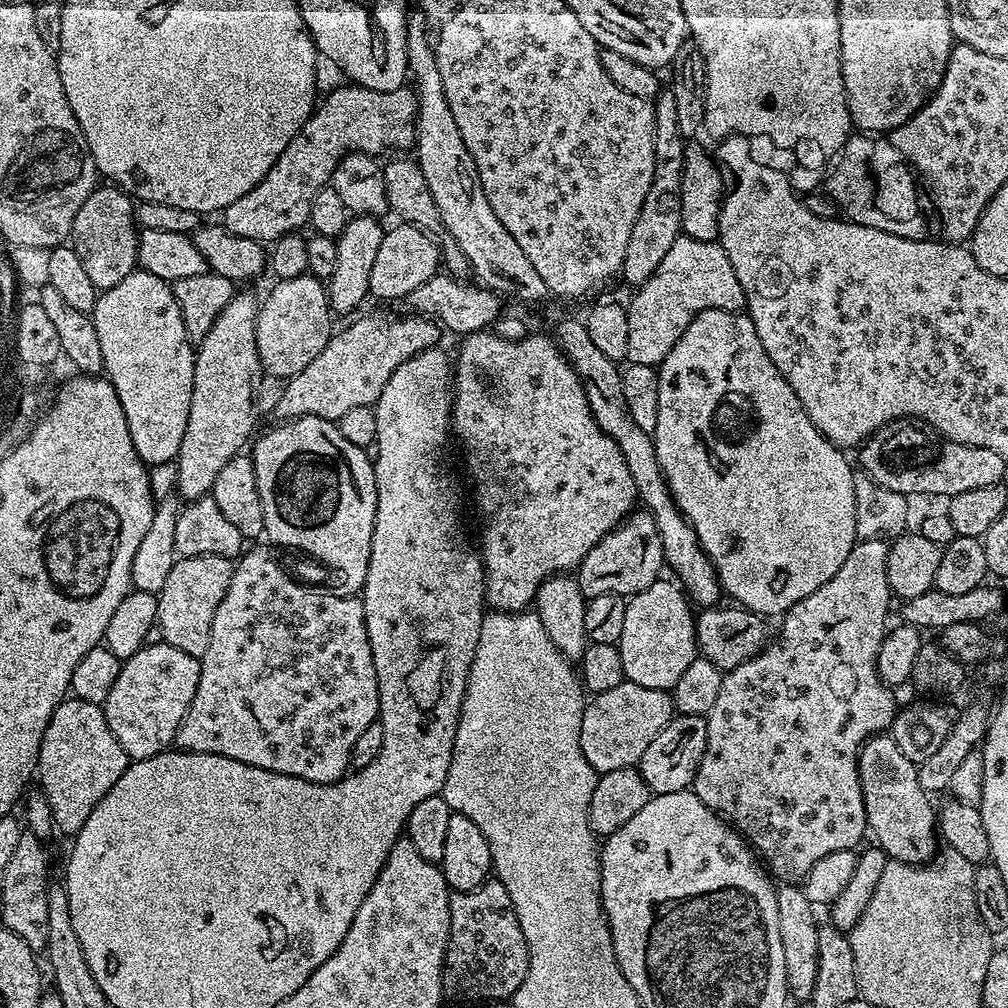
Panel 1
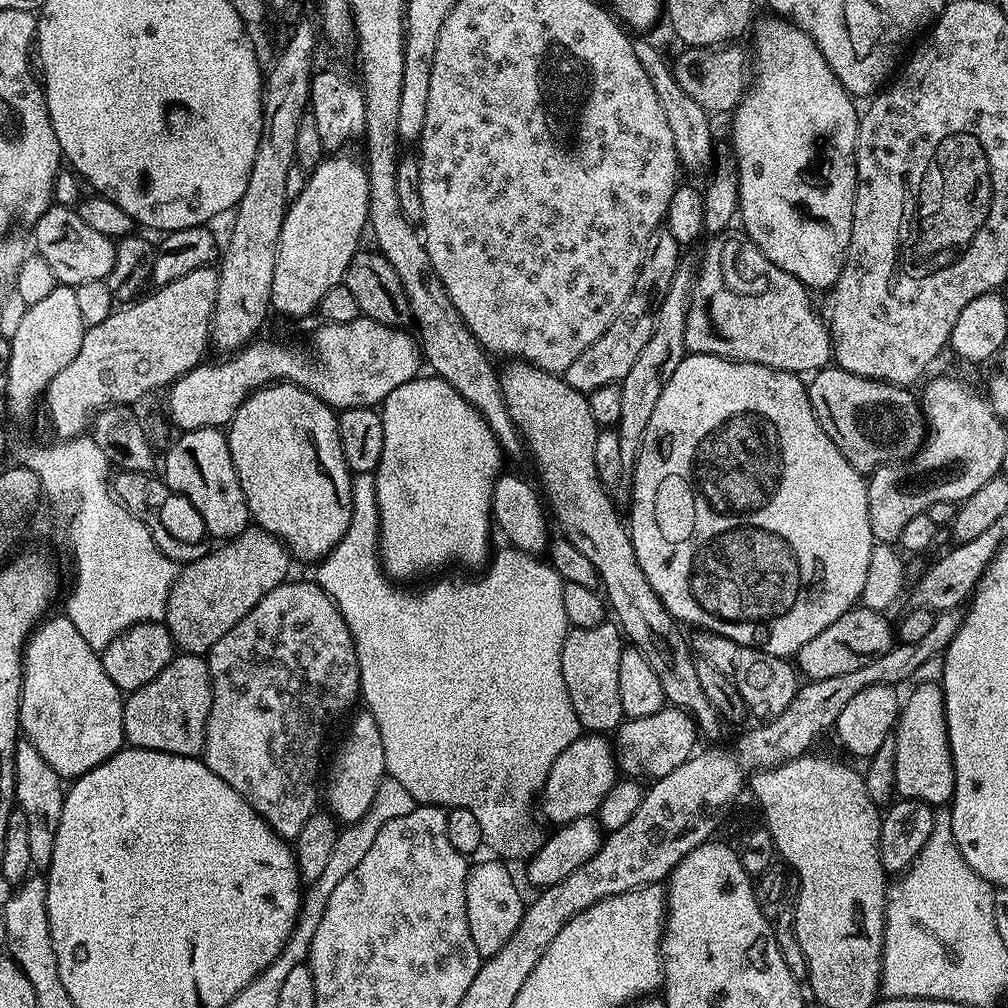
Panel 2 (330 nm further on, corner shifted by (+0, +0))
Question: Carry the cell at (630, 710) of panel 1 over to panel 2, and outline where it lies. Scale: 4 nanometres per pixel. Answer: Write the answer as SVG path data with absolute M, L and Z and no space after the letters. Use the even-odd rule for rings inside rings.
M582 734L554 758L554 766L550 766L550 774L538 800L539 807L544 807L544 816L552 826L599 813L602 798L606 798L617 779L618 757L613 741L604 734Z

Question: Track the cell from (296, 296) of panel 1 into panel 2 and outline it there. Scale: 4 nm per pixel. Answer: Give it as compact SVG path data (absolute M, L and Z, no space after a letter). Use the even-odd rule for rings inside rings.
M332 154L321 160L307 179L298 198L291 201L288 213L282 222L282 234L274 262L274 282L272 283L273 313L281 312L284 316L308 316L319 309L326 290L342 283L350 262L361 247L360 235L365 235L368 228L368 169L352 156Z

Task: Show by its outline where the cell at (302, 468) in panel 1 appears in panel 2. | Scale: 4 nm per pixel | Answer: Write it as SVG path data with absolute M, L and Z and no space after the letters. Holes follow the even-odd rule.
M269 384L252 393L227 425L230 458L240 479L251 519L286 545L300 560L319 562L338 546L352 517L352 477L342 454L337 413L296 384Z

